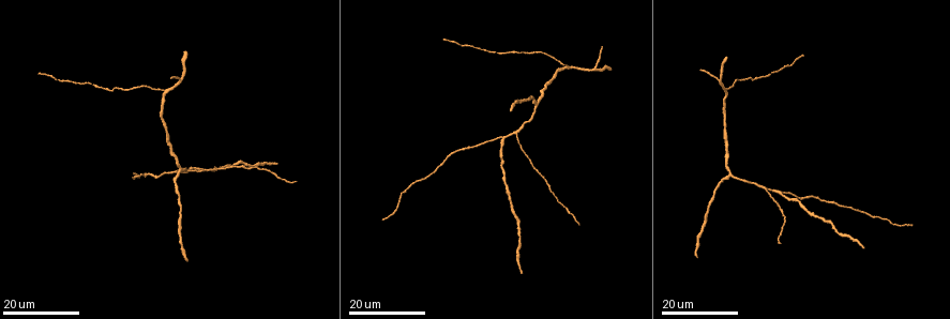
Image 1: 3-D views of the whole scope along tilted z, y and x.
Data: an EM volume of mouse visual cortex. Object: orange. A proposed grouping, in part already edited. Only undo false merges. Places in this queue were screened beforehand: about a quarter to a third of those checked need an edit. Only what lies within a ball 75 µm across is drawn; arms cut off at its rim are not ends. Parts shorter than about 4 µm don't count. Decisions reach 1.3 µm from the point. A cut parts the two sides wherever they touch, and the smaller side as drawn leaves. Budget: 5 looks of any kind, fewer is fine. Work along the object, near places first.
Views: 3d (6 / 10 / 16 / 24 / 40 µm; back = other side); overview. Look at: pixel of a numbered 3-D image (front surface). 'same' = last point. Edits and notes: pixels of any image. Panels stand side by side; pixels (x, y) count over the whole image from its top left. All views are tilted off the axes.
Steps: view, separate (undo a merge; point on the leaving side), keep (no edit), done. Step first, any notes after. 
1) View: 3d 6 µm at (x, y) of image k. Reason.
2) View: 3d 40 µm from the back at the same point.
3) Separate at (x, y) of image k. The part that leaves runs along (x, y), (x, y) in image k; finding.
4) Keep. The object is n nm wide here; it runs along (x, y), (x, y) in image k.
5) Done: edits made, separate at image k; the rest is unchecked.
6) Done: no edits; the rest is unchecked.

View: 3d 24 µm at (596, 70) of image 1. Small branch off a trunk.

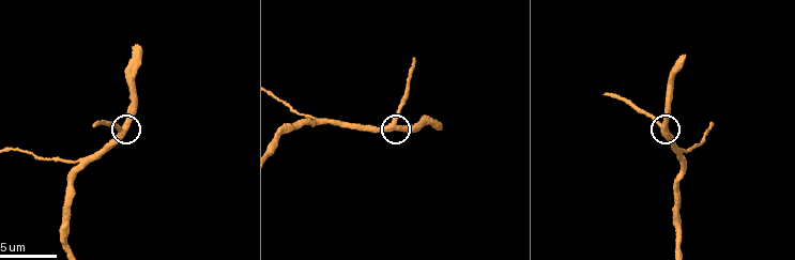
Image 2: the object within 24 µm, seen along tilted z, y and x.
View: 3d 6 µm at (393, 123) of image 2.

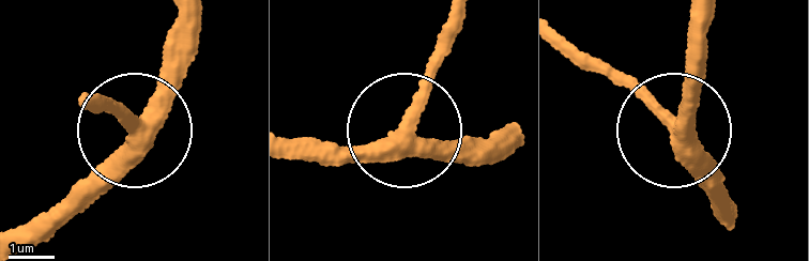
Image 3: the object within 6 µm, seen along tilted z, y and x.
Keep. It runs along (298, 141), (377, 146), (403, 134), (438, 34) in image 3; continuous, no second neuron.

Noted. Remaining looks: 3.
View: 3d 6 µm at (70, 163) of image 2. A fork.

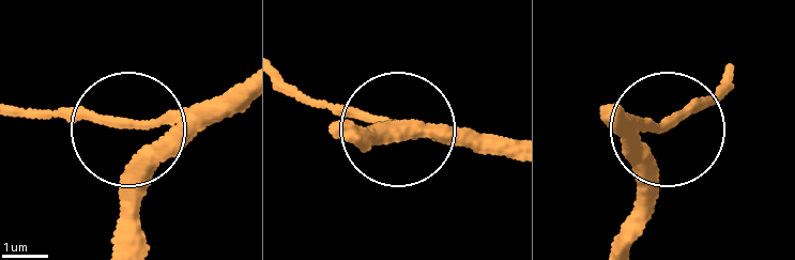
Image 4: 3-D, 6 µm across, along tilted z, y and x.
View: 3d 6 µm from the back at (135, 125) of image 4. Other side.

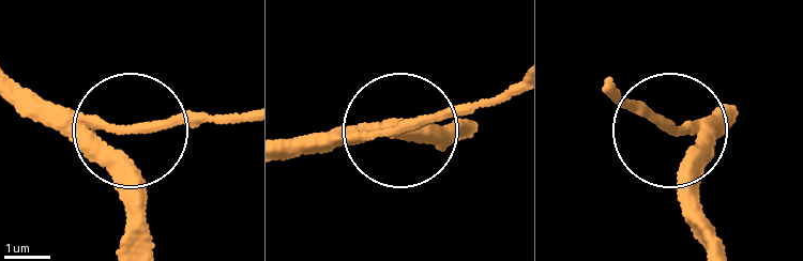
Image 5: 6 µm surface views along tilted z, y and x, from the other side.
Keep. 3 arms meet here; it runs along (148, 239), (130, 204), (122, 137), (78, 138), (43, 120) in image 5; one neuron here.

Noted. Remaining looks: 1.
Done: no edits; the rest is unchecked.

